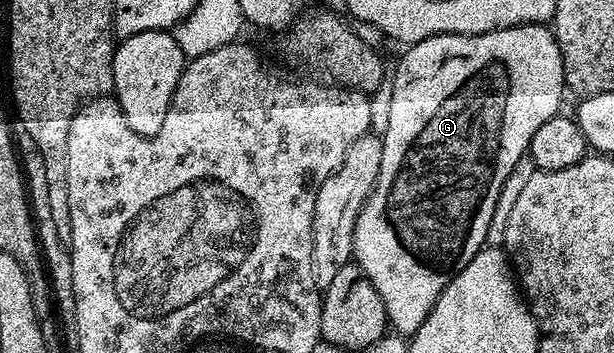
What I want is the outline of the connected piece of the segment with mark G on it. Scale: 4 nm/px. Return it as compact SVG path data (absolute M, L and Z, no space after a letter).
M545 24L517 25L487 33L441 33L423 41L415 41L407 49L410 50L398 61L398 70L392 73L392 107L388 111L388 123L381 134L384 159L380 159L380 175L356 221L353 256L372 287L380 291L389 328L398 335L412 335L418 330L438 302L440 294L446 290L446 284L454 278L455 273L464 271L464 267L468 267L468 263L472 263L474 256L487 244L489 224L492 223L501 188L511 174L512 167L516 166L516 161L529 150L532 135L536 135L536 131L540 131L548 119L559 116L561 109L558 108L562 105L566 83L560 47L554 38L553 28Z

